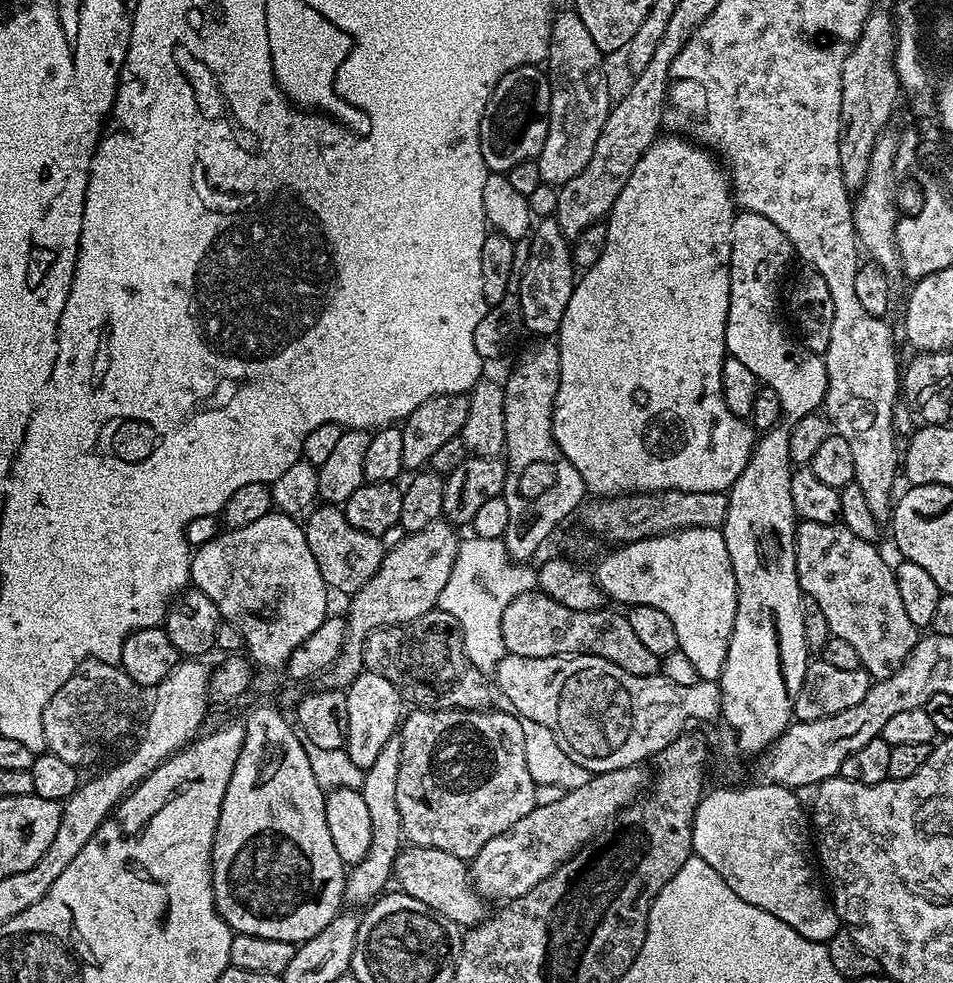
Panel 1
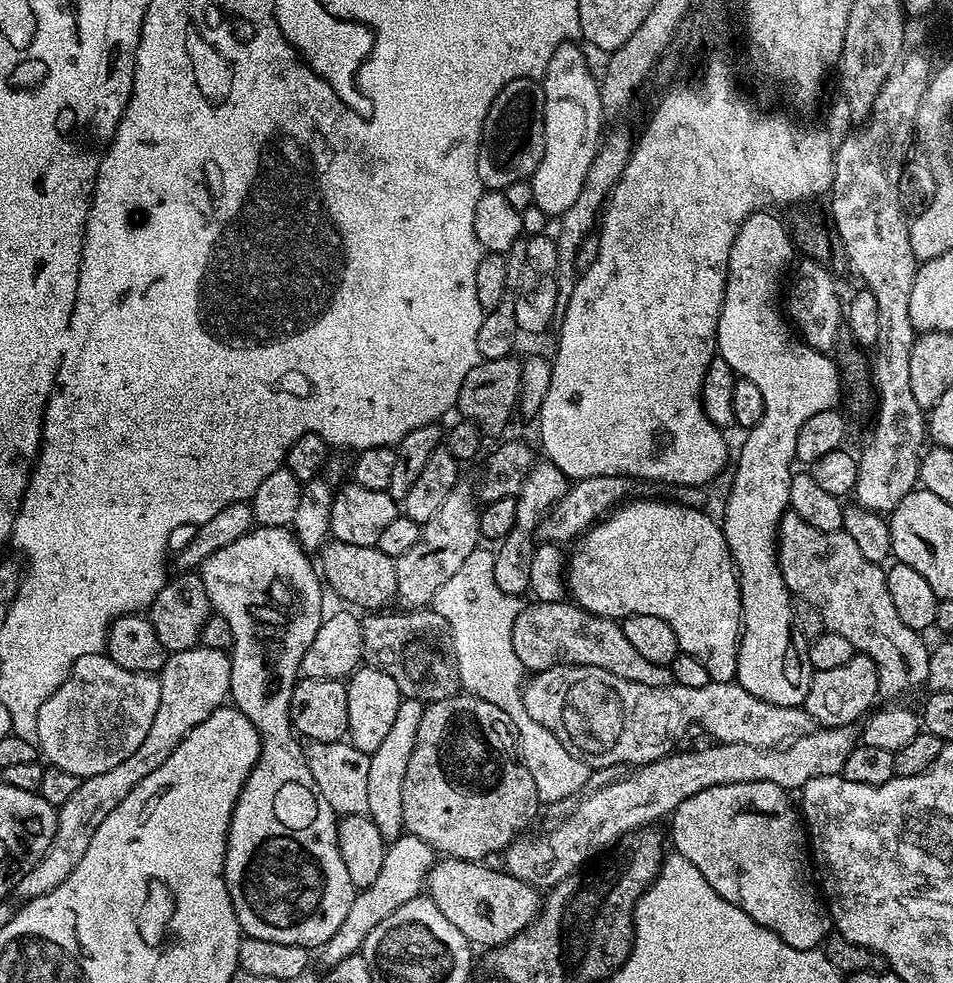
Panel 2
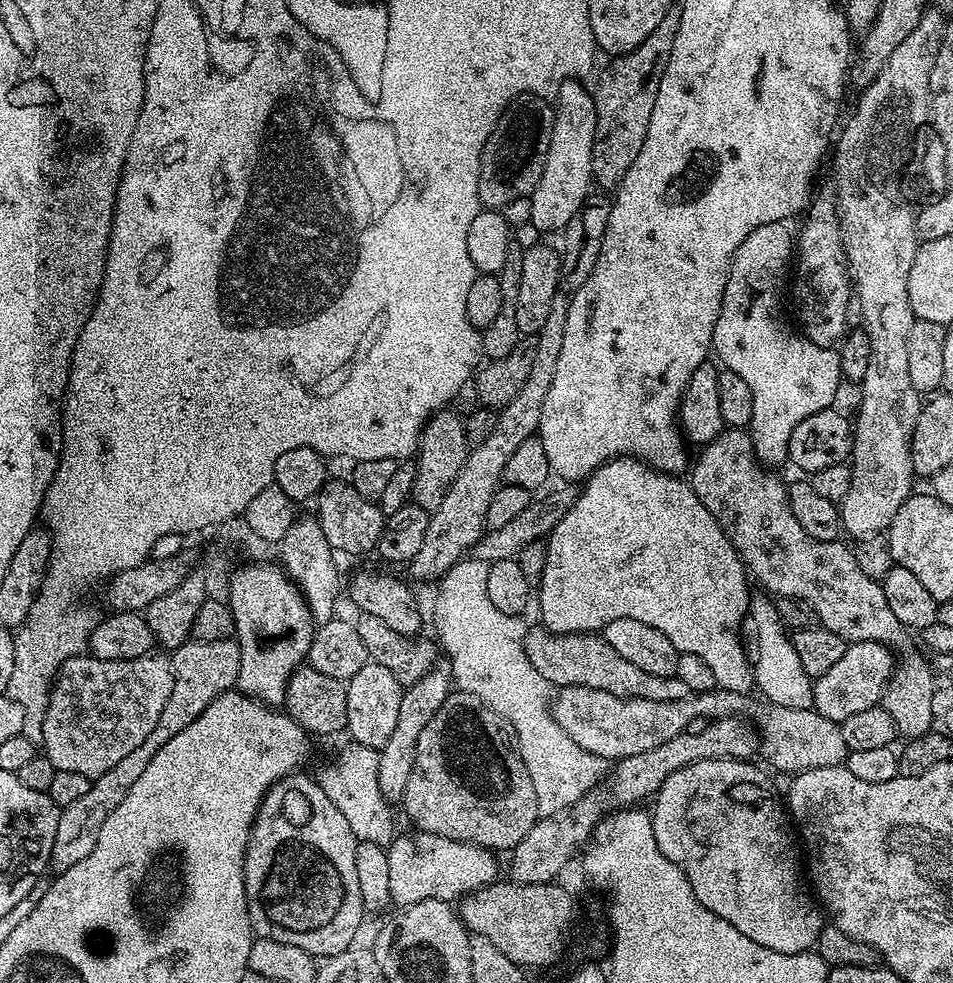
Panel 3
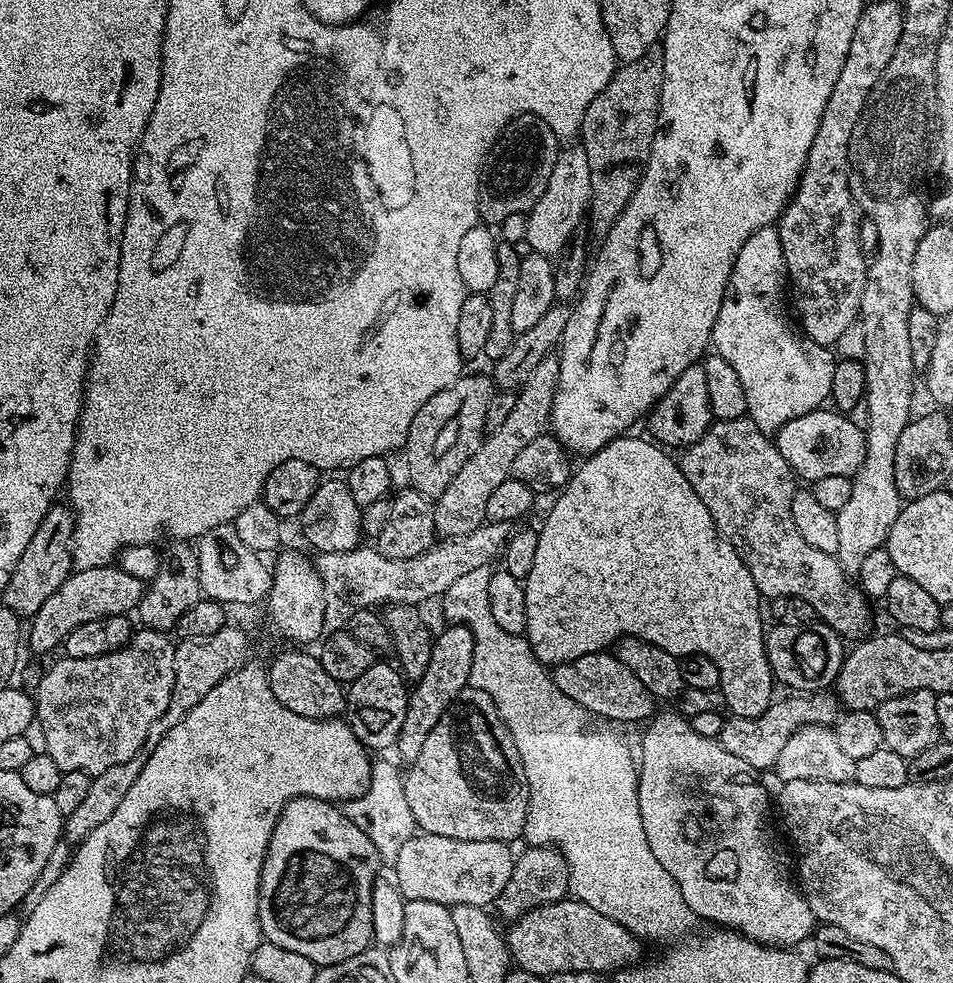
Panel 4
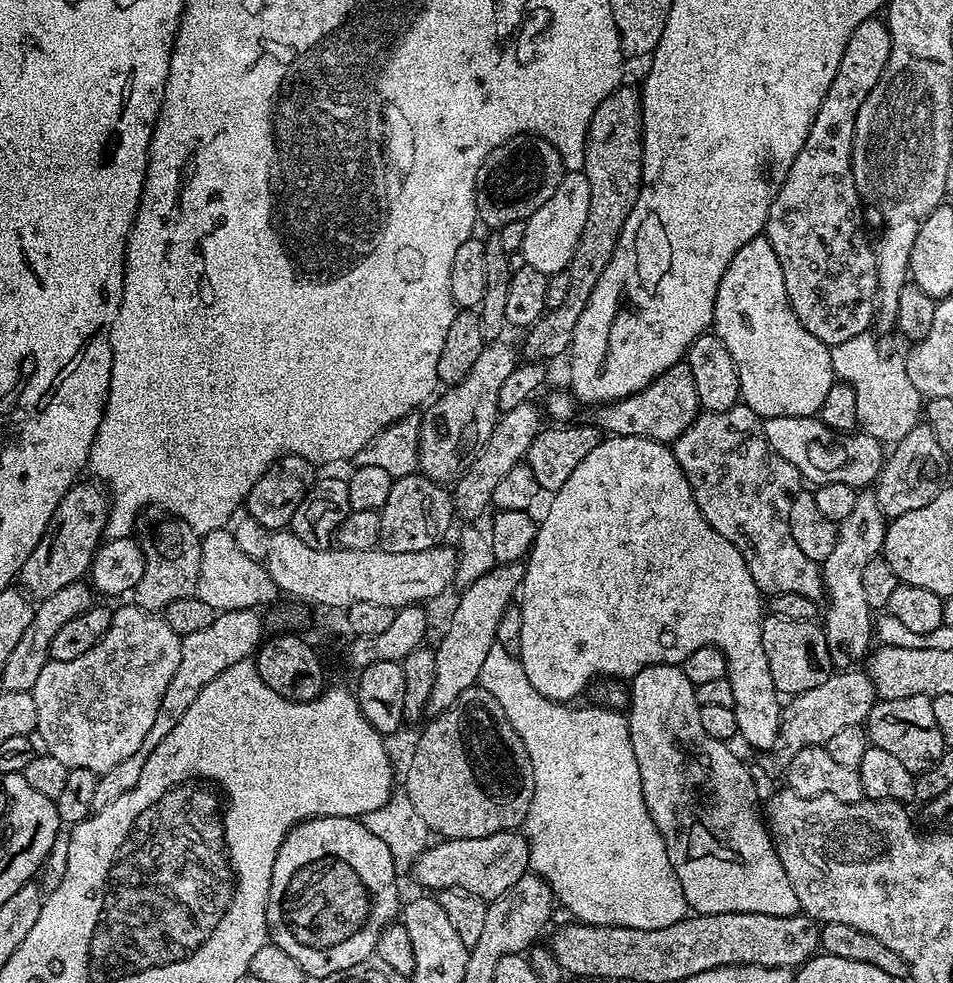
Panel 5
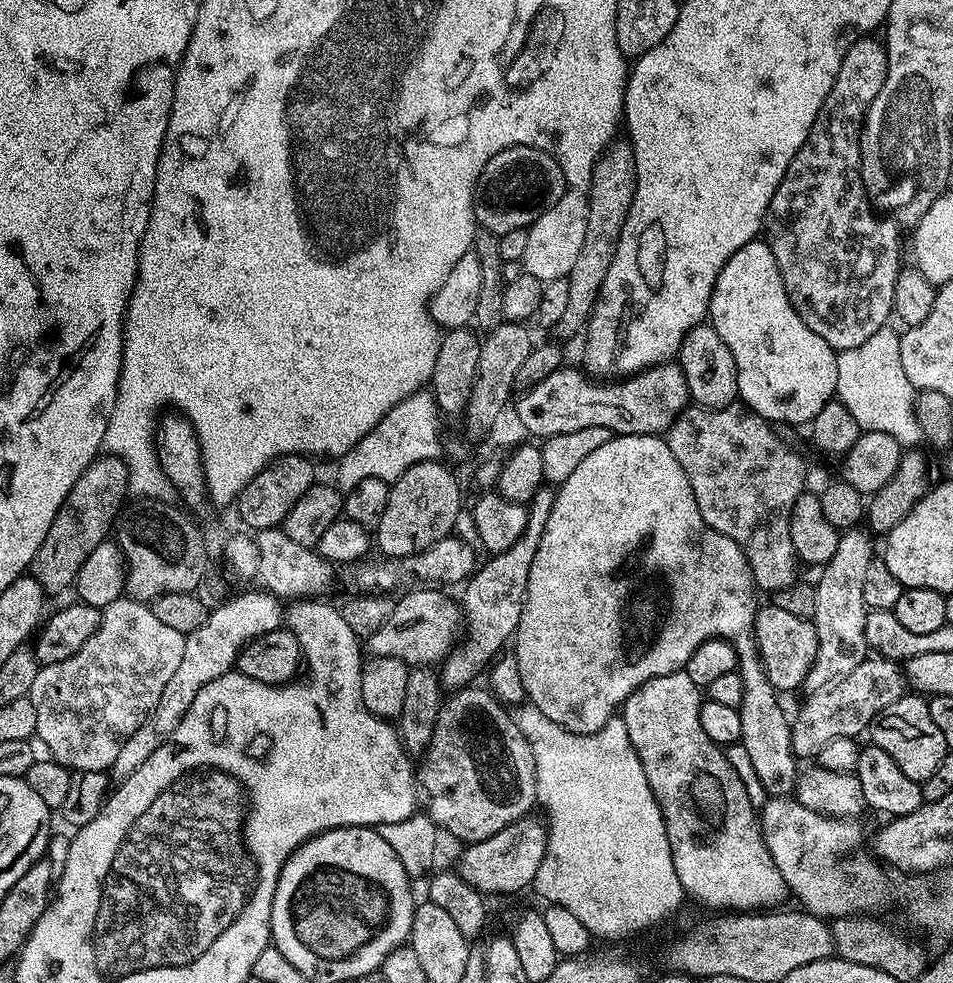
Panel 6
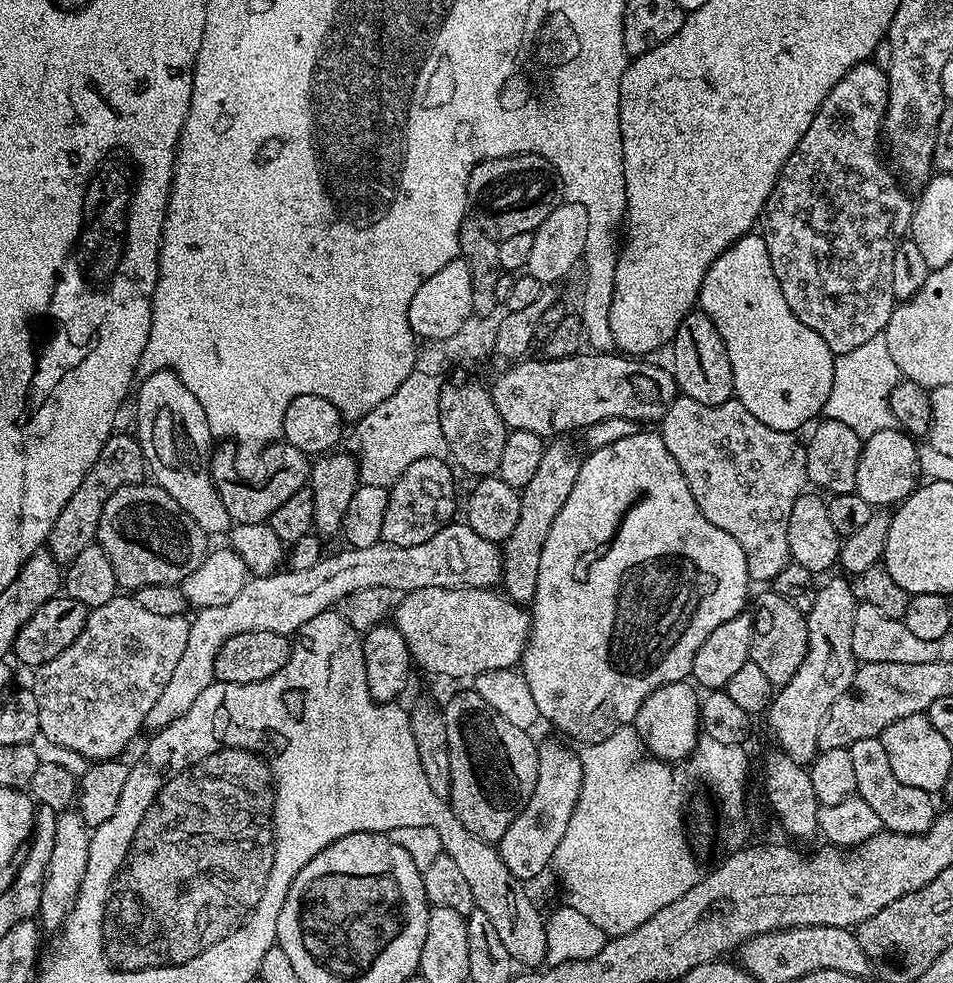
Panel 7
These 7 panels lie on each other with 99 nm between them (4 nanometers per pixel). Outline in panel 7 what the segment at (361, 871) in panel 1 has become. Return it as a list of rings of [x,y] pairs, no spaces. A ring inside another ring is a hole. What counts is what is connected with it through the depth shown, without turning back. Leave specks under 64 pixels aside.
[[[552,442],[545,447],[542,462],[538,470],[526,482],[524,488],[519,489],[520,509],[518,522],[510,538],[506,538],[502,545],[504,570],[502,573],[502,591],[509,600],[521,606],[531,605],[536,593],[538,580],[538,558],[542,554],[542,546],[546,546],[546,534],[550,534],[550,526],[554,526],[554,518],[558,518],[558,510],[562,510],[566,497],[574,486],[574,478],[578,478],[581,457],[568,444]]]

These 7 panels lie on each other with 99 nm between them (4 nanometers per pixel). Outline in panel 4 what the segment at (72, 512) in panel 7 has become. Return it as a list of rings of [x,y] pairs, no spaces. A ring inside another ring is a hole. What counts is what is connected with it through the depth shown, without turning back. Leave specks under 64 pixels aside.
[[[52,507],[46,514],[46,518],[42,518],[38,530],[34,530],[34,538],[30,538],[30,546],[26,546],[22,558],[18,558],[18,566],[14,566],[14,574],[10,574],[10,582],[6,582],[6,590],[2,593],[3,604],[10,610],[14,610],[14,614],[21,618],[31,618],[38,610],[42,610],[42,602],[46,602],[46,598],[50,598],[50,594],[54,594],[54,590],[58,590],[58,586],[62,586],[62,582],[66,582],[66,578],[74,571],[72,566],[72,531],[76,521],[71,507],[60,507]]]

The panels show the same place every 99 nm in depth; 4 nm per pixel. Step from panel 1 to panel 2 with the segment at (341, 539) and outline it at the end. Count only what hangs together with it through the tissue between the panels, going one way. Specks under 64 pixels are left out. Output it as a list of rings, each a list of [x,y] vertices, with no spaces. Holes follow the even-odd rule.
[[[329,539],[318,552],[318,568],[322,573],[323,583],[329,589],[332,587],[348,603],[345,605],[355,606],[357,609],[380,610],[383,609],[380,608],[383,604],[388,604],[391,600],[393,603],[397,599],[395,559],[382,554],[378,547],[350,546],[350,542]]]

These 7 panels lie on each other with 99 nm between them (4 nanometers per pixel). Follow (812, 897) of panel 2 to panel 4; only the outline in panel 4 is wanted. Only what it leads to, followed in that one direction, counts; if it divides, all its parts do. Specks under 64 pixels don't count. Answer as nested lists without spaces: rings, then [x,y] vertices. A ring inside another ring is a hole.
[[[679,711],[659,712],[647,721],[640,752],[638,748],[636,793],[650,854],[666,866],[670,878],[678,882],[686,906],[701,921],[709,920],[712,926],[738,930],[740,935],[774,948],[792,950],[803,940],[805,943],[818,921],[794,879],[789,857],[788,860],[784,857],[776,841],[772,816],[768,813],[770,797],[760,785],[757,769],[746,766],[742,758],[734,758],[734,754],[720,745],[719,739],[694,734],[691,723]]]

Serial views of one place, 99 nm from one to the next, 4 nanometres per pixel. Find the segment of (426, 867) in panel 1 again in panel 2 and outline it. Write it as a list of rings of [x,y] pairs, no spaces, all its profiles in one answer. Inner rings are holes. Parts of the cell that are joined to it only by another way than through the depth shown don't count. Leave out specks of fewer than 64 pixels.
[[[453,856],[437,859],[428,871],[426,881],[426,895],[428,899],[442,910],[442,915],[462,930],[462,934],[468,939],[469,944],[479,946],[479,944],[492,944],[499,946],[505,944],[510,938],[514,938],[522,929],[531,924],[532,919],[540,912],[542,903],[541,893],[532,884],[522,882],[514,878],[507,870],[499,867],[487,868],[487,863],[474,860],[459,860]]]

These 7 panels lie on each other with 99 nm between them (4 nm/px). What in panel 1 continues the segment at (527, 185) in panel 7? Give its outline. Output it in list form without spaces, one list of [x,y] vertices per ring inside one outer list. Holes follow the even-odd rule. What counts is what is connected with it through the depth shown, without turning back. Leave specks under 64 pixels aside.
[[[523,64],[507,72],[494,86],[494,94],[490,94],[490,102],[486,102],[486,110],[480,123],[480,149],[484,164],[489,173],[506,174],[514,170],[520,162],[536,160],[548,133],[548,115],[552,105],[552,83],[548,80],[547,71],[535,64]]]

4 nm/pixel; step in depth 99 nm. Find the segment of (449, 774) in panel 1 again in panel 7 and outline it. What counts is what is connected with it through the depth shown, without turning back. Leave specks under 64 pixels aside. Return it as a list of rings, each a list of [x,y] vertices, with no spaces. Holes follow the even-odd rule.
[[[474,690],[460,692],[447,705],[443,705],[444,721],[446,722],[446,746],[450,750],[450,794],[447,799],[452,812],[479,840],[499,842],[510,830],[510,822],[523,810],[524,804],[534,794],[534,782],[538,782],[538,747],[527,731],[512,723],[506,722],[498,710],[494,710]]]

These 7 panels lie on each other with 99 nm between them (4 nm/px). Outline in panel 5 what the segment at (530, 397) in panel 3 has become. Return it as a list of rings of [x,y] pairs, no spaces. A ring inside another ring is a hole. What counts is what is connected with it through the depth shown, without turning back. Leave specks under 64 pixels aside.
[[[529,402],[522,406],[514,406],[514,410],[503,413],[497,419],[496,428],[490,434],[486,446],[481,448],[476,455],[476,461],[460,475],[451,489],[452,506],[457,517],[464,522],[472,522],[475,516],[480,516],[484,511],[489,511],[492,495],[498,487],[498,482],[516,464],[521,463],[527,457],[530,450],[530,442],[540,433],[542,427],[542,412],[535,403]]]

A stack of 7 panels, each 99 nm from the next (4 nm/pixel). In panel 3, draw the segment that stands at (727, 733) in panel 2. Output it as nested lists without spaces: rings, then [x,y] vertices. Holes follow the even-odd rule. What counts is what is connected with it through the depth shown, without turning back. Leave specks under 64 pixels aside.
[[[578,686],[577,688],[561,688],[555,693],[551,705],[551,716],[557,725],[591,755],[600,757],[604,762],[615,762],[622,758],[630,758],[630,754],[643,754],[645,750],[654,750],[654,746],[662,746],[662,742],[670,742],[670,738],[681,736],[688,731],[688,724],[694,718],[706,718],[709,722],[722,720],[727,716],[739,717],[748,708],[747,695],[738,692],[701,692],[689,695],[686,700],[670,702],[650,702],[649,700],[626,700],[623,696],[615,696],[597,688]],[[768,704],[756,708],[750,715],[751,723],[758,733],[758,748],[780,772],[795,774],[807,768],[841,767],[848,759],[848,747],[842,742],[842,730],[837,721],[822,718],[812,708],[794,710],[786,706]]]

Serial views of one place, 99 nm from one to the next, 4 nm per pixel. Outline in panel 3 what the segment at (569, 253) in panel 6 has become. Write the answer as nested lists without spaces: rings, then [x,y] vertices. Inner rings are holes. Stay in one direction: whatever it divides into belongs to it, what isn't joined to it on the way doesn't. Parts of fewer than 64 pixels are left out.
[[[579,79],[564,81],[554,93],[554,119],[550,150],[546,154],[546,166],[538,186],[530,197],[530,221],[541,234],[559,233],[570,218],[583,208],[593,187],[592,151],[594,150],[594,126],[596,125],[596,98],[583,88]]]

